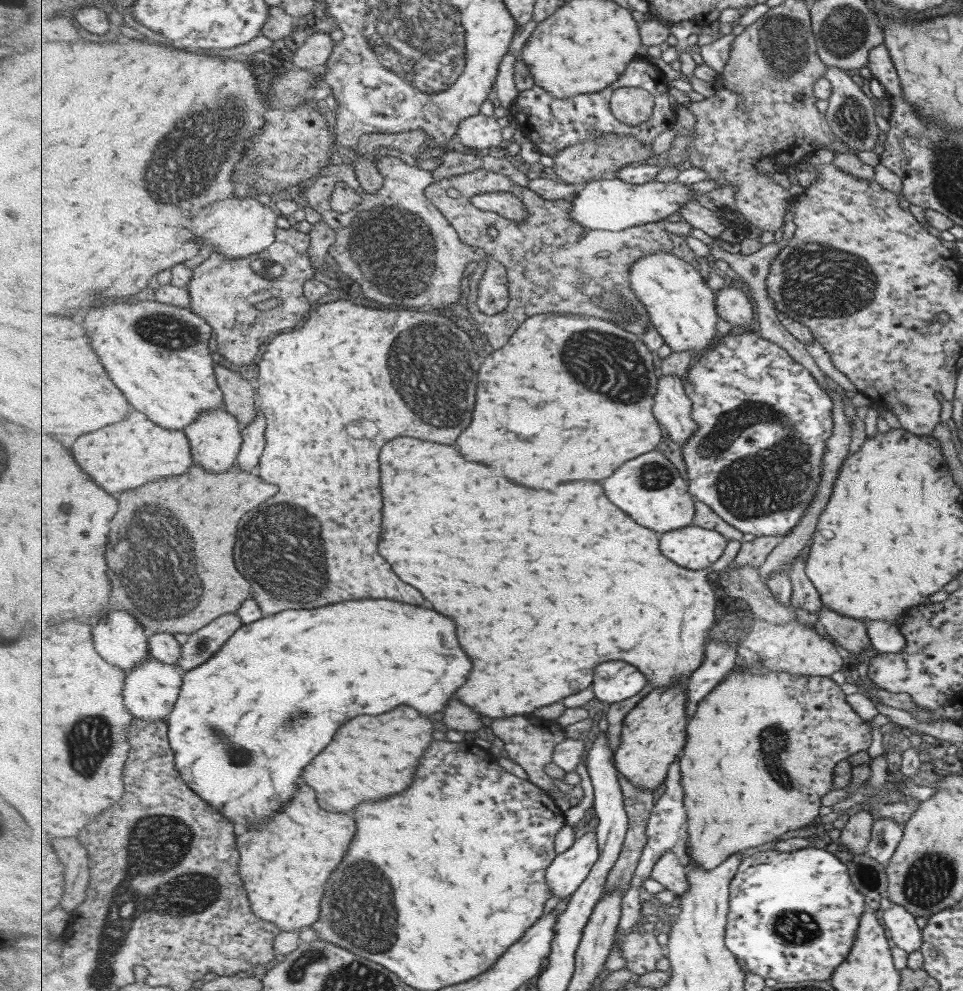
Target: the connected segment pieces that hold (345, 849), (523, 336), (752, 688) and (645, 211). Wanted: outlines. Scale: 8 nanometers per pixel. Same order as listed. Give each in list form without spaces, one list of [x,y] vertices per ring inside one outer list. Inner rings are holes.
[[[303,784],[293,804],[275,816],[271,824],[253,826],[247,834],[239,836],[239,850],[243,854],[241,876],[247,882],[248,898],[258,918],[276,924],[282,932],[300,932],[313,927],[322,912],[329,876],[347,858],[355,834],[357,824],[351,816],[323,810],[317,804],[317,792]]]
[[[538,314],[531,316],[523,326],[515,332],[511,342],[503,346],[501,350],[493,352],[485,364],[481,366],[479,372],[479,398],[477,398],[477,408],[475,408],[475,418],[473,424],[469,426],[467,432],[459,436],[459,448],[471,462],[485,462],[489,466],[497,462],[503,468],[509,468],[513,474],[521,472],[523,480],[527,480],[527,486],[539,486],[543,478],[557,478],[559,482],[571,482],[571,480],[605,480],[613,476],[617,468],[621,468],[625,462],[637,458],[643,454],[655,450],[661,440],[663,440],[663,430],[661,423],[655,417],[654,407],[657,397],[660,376],[657,373],[660,370],[655,366],[655,356],[651,354],[651,349],[638,334],[621,327],[618,323],[611,322],[605,318],[599,318],[595,315],[587,314]]]
[[[738,667],[733,668],[729,672],[729,676],[725,678],[725,682],[721,682],[719,688],[713,690],[713,694],[707,696],[699,704],[699,710],[697,710],[697,714],[691,720],[691,726],[689,726],[687,748],[684,748],[683,756],[680,756],[681,776],[683,776],[681,784],[683,784],[683,790],[685,790],[685,804],[687,804],[687,816],[689,816],[682,845],[689,850],[692,862],[698,863],[698,866],[705,871],[716,870],[733,854],[775,842],[787,832],[807,828],[807,824],[811,824],[815,820],[815,816],[819,814],[821,796],[827,794],[833,788],[831,786],[833,766],[847,756],[867,750],[869,744],[871,744],[869,725],[853,712],[853,709],[845,702],[845,694],[839,690],[837,684],[833,684],[829,680],[829,677],[799,676],[789,674],[789,672],[775,672],[775,670],[769,672],[769,674],[759,675],[755,672],[753,674],[743,672]]]
[[[603,178],[595,180],[584,187],[579,187],[577,196],[572,200],[571,218],[585,226],[587,230],[607,230],[619,232],[630,229],[632,226],[659,223],[667,216],[681,212],[681,207],[689,201],[696,201],[701,197],[693,198],[689,185],[675,186],[661,182],[647,182],[635,185],[617,178]]]

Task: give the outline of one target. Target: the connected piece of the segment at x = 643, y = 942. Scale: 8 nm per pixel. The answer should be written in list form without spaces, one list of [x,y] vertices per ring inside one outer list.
[[[638,932],[631,935],[619,935],[615,942],[623,958],[625,969],[631,969],[635,974],[653,972],[655,964],[667,956],[667,949],[659,945],[658,938],[648,935],[639,935]]]

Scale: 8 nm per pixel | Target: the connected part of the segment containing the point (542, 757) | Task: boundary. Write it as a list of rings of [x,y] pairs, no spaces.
[[[513,716],[513,718],[501,718],[493,722],[493,732],[503,742],[507,755],[519,764],[528,774],[528,779],[534,782],[543,790],[563,790],[564,788],[557,780],[545,771],[545,766],[553,762],[553,754],[558,744],[565,740],[565,727],[554,719],[543,720],[533,716],[533,726],[531,726],[531,716]]]

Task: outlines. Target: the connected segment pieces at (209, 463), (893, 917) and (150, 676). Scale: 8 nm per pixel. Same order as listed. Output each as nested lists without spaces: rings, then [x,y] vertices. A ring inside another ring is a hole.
[[[225,408],[207,411],[198,421],[193,422],[184,430],[187,438],[190,439],[194,462],[213,474],[227,472],[239,458],[241,444],[243,444],[242,429],[239,420]]]
[[[891,904],[888,909],[883,910],[881,920],[889,932],[891,942],[897,948],[904,950],[907,954],[919,949],[921,946],[920,929],[914,922],[914,916],[909,914],[903,906]]]
[[[151,656],[146,662],[127,673],[125,701],[126,707],[136,718],[149,722],[163,721],[173,712],[175,703],[182,692],[185,676],[181,676],[175,665],[160,662]]]

